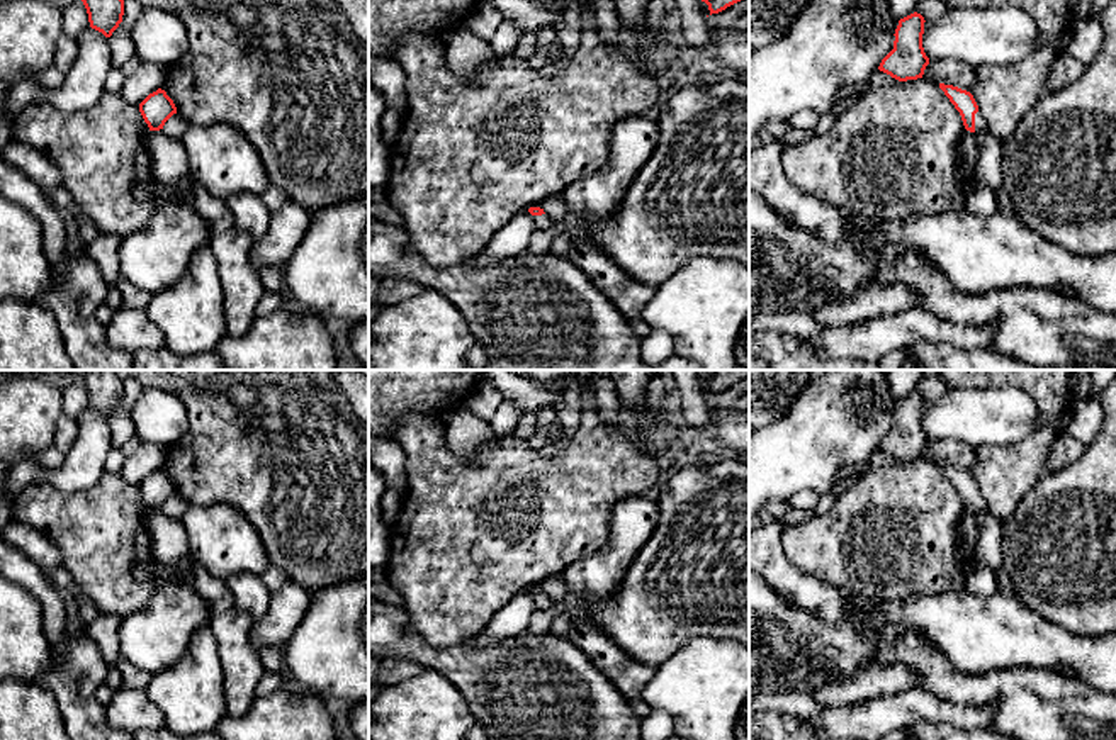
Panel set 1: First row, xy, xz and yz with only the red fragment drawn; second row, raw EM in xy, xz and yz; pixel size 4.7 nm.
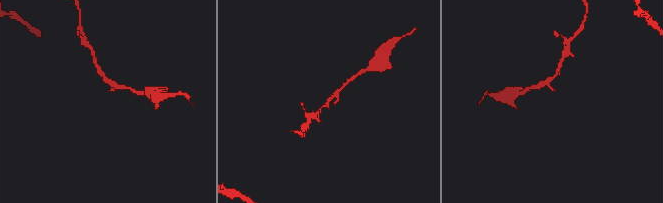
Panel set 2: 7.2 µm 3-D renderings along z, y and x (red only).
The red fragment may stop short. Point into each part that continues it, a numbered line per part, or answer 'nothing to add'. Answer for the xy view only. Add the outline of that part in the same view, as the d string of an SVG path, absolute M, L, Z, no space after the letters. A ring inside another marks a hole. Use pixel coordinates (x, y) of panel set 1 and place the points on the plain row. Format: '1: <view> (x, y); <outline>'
nothing to add

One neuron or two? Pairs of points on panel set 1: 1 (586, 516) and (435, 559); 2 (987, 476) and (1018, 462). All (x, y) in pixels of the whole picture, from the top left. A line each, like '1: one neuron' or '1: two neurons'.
1: one neuron
2: one neuron

